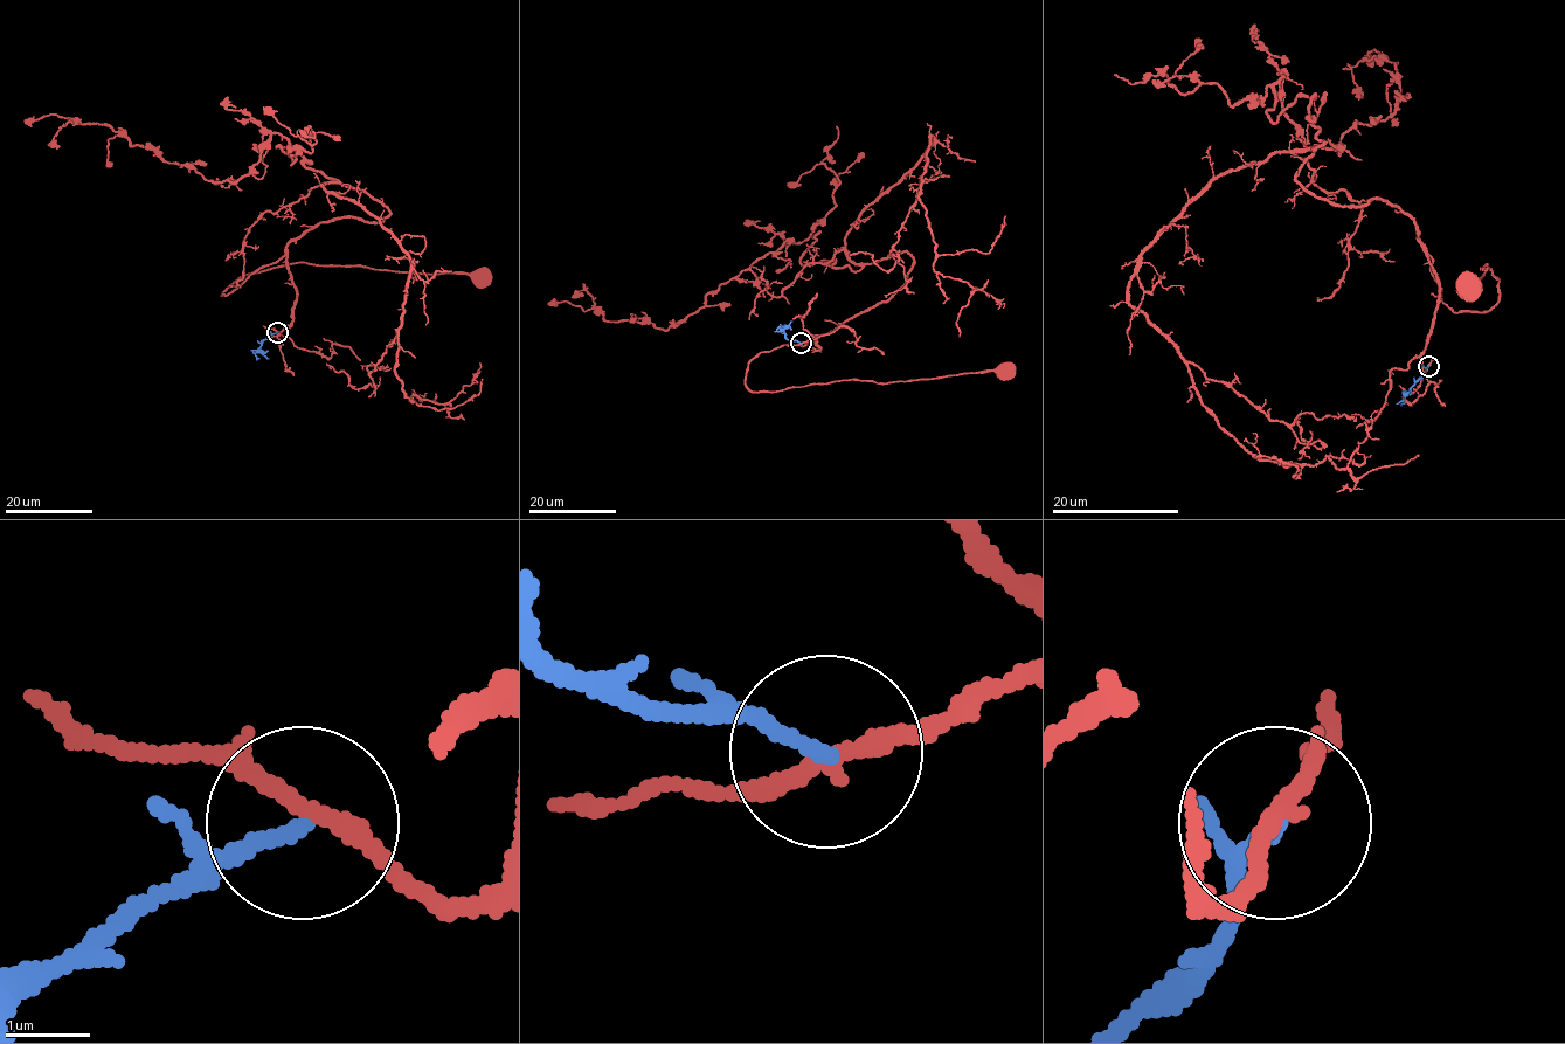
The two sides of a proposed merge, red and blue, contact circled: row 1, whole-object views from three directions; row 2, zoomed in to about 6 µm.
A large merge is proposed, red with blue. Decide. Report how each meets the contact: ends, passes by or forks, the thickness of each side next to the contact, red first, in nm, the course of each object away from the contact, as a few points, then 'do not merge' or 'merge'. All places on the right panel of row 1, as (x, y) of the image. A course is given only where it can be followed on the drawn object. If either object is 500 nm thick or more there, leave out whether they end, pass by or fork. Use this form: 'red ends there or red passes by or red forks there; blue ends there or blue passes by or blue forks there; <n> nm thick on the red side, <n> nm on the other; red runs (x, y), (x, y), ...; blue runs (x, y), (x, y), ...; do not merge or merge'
red passes by; blue ends there; 200 nm thick on the red side, 170 nm on the other; red runs (1428, 365), (1438, 277), (1427, 256), (1454, 312), (1498, 301), (1487, 264), (1467, 283); blue runs (1428, 366), (1397, 403); do not merge

